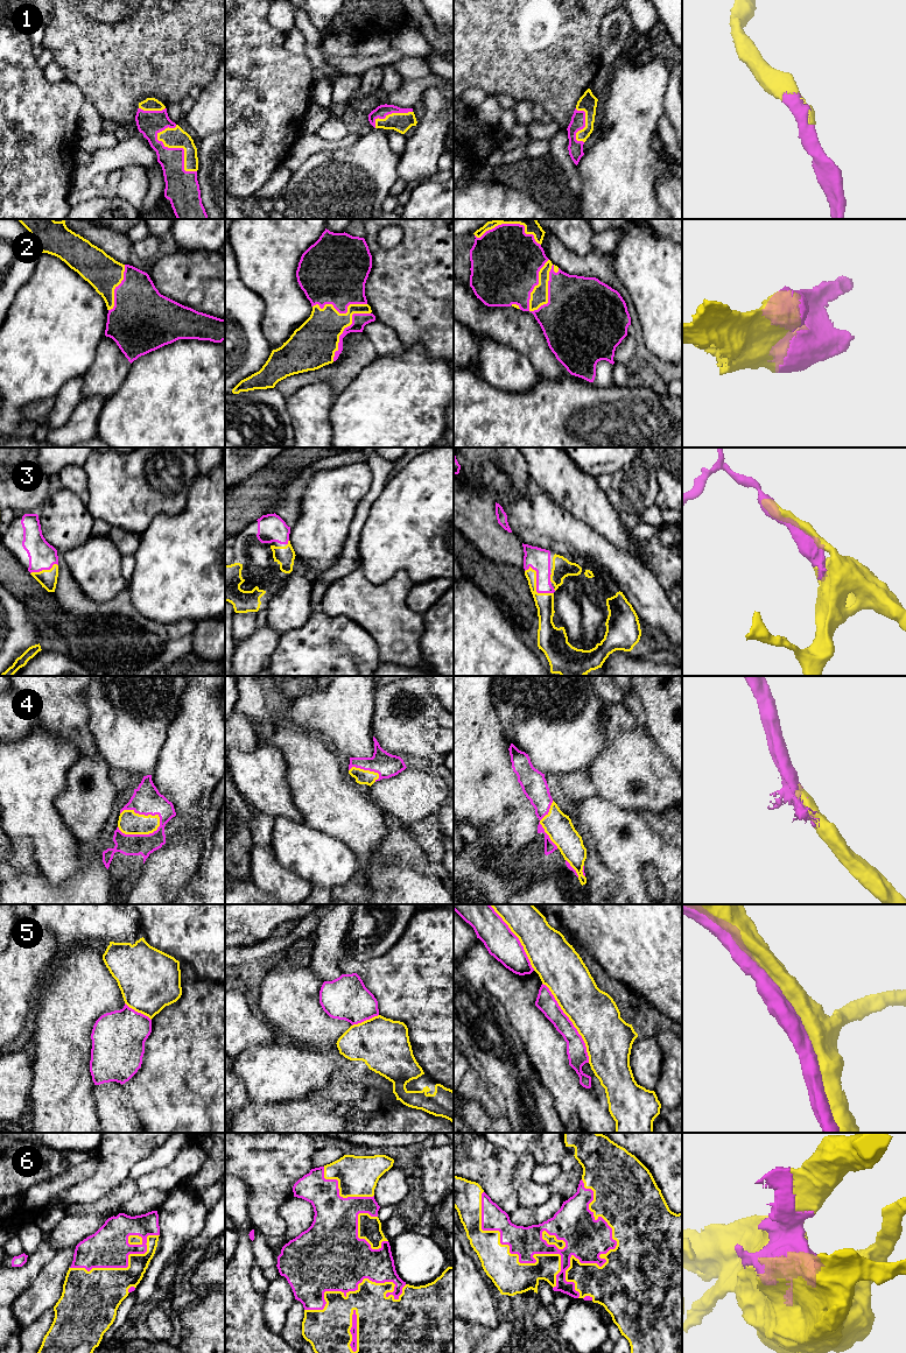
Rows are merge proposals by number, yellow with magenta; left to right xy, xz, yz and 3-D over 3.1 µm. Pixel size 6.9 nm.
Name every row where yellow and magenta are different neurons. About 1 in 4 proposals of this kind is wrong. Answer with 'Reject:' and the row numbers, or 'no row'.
Reject: 5

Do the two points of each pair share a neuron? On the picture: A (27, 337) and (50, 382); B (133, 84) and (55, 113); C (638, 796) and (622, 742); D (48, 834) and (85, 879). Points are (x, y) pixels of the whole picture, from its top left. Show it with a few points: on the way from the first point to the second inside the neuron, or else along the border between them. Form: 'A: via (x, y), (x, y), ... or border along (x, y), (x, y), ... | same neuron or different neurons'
A: via (35, 349), (35, 361), (44, 371) | same neuron
B: border along (67, 79), (74, 83), (85, 97) | different neurons
C: via (631, 784), (630, 756) | same neuron
D: border along (82, 860), (75, 873), (54, 885) | different neurons

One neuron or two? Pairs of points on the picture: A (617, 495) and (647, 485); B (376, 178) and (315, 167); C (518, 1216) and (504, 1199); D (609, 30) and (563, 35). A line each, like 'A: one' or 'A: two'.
A: one
B: one
C: two
D: two

